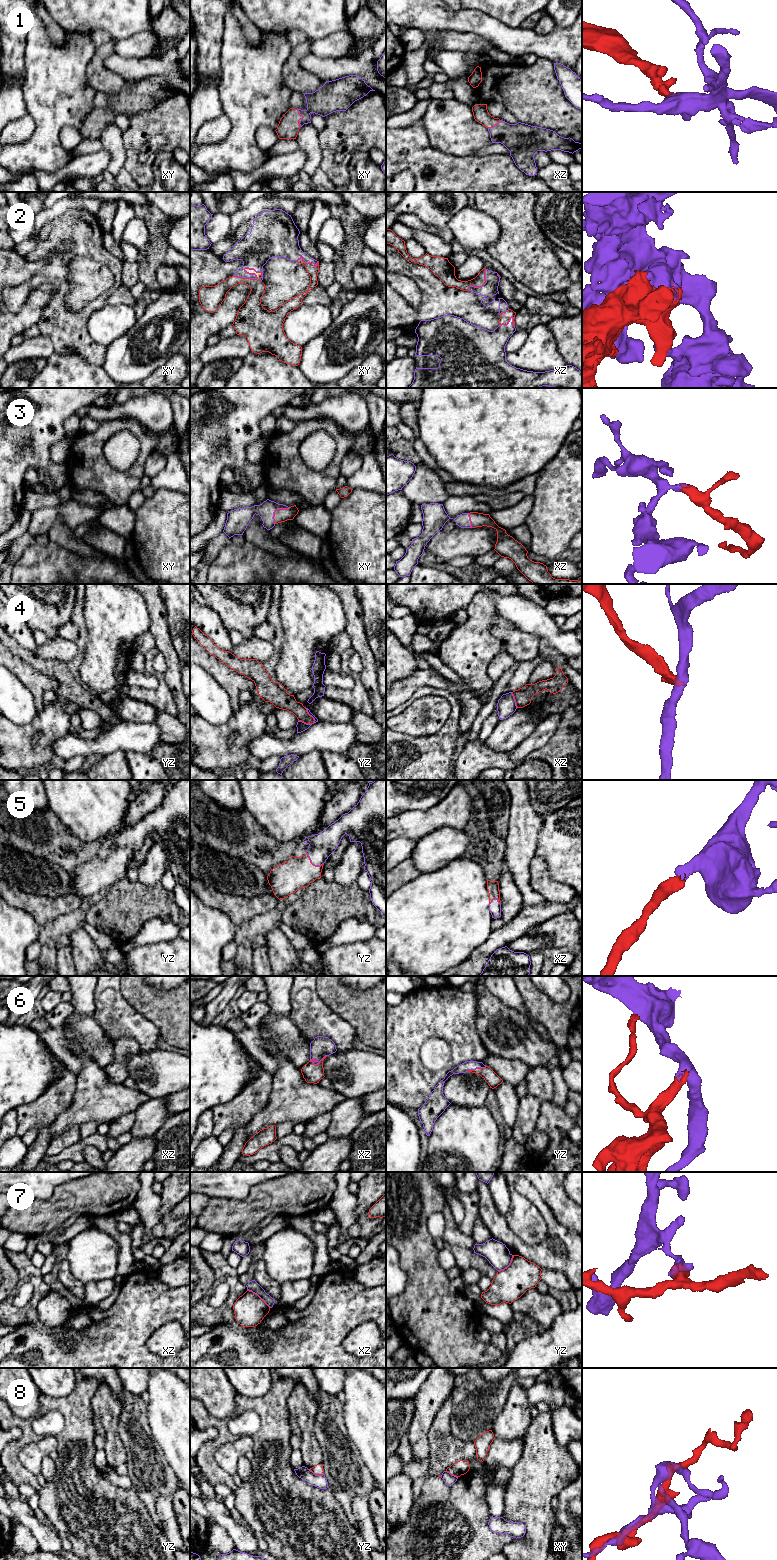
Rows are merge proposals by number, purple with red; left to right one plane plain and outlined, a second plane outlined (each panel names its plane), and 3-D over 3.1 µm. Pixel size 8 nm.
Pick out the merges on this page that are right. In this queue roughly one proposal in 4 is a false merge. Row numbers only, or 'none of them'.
1, 2, 3, 5, 6

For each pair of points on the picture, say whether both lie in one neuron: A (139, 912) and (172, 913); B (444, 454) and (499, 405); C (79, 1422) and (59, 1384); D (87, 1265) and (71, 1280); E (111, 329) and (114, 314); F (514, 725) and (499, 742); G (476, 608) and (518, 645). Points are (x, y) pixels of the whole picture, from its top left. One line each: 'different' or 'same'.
A: same
B: same
C: different
D: different
E: same
F: same
G: different

